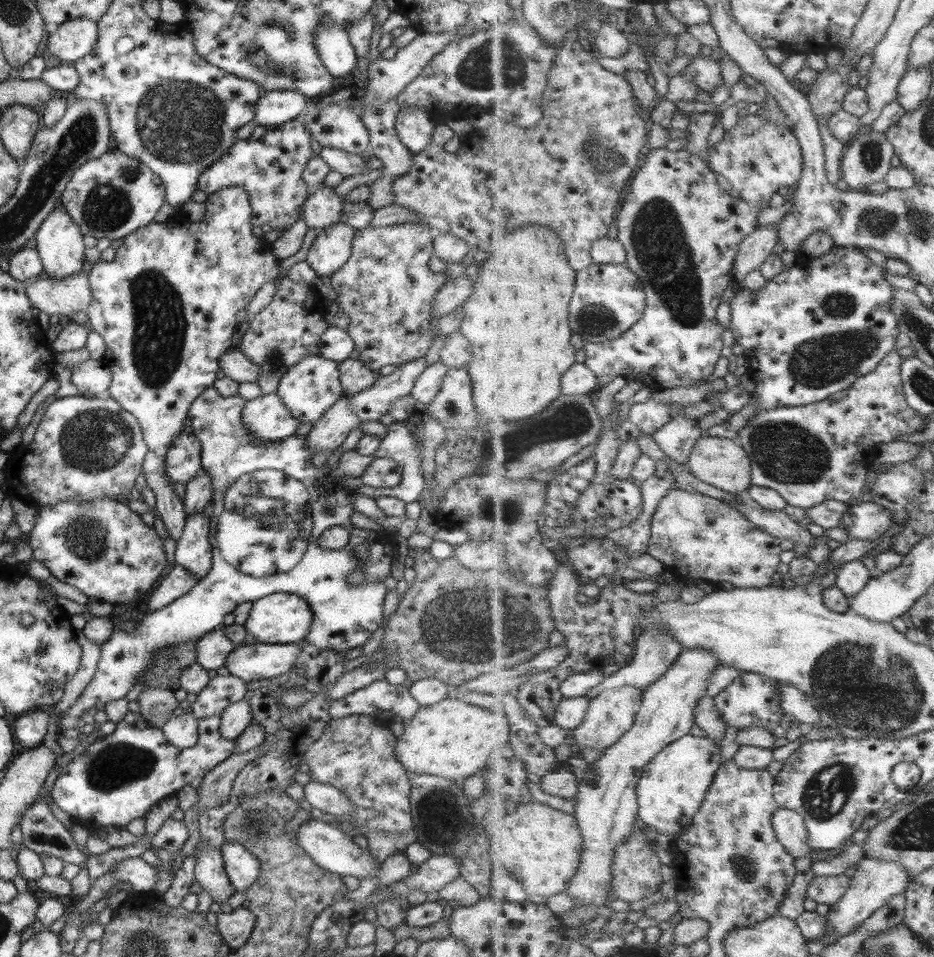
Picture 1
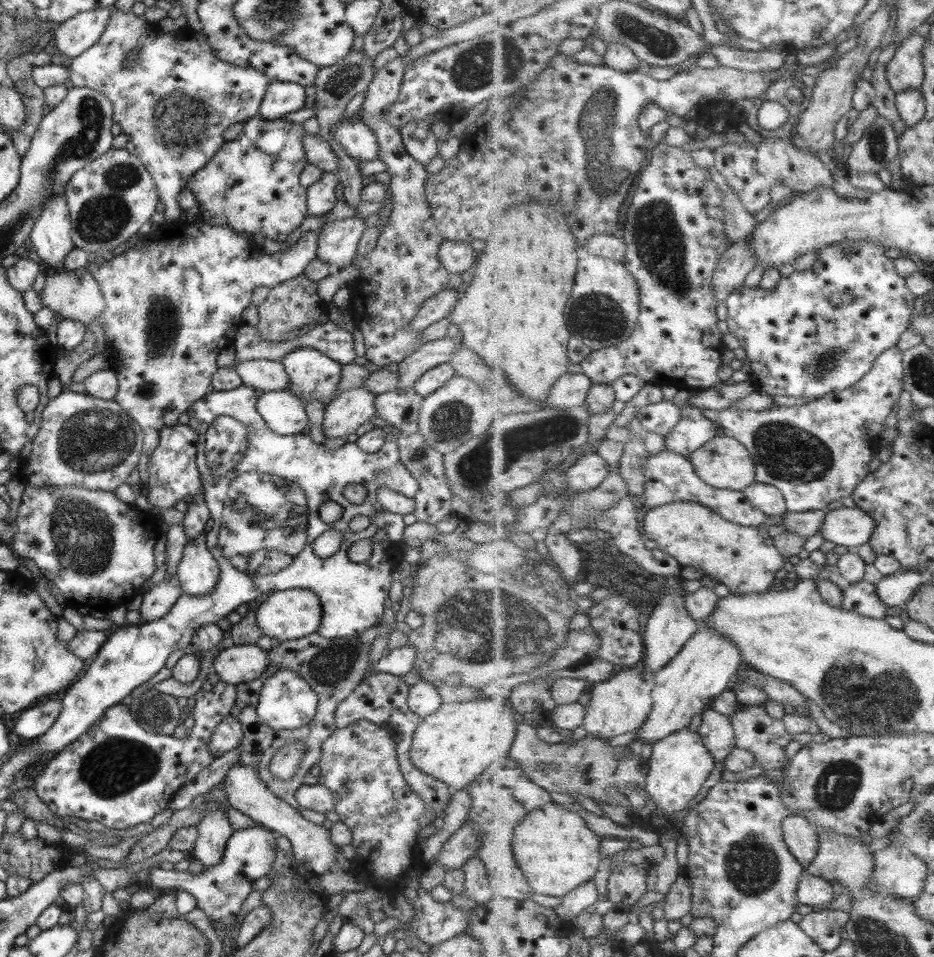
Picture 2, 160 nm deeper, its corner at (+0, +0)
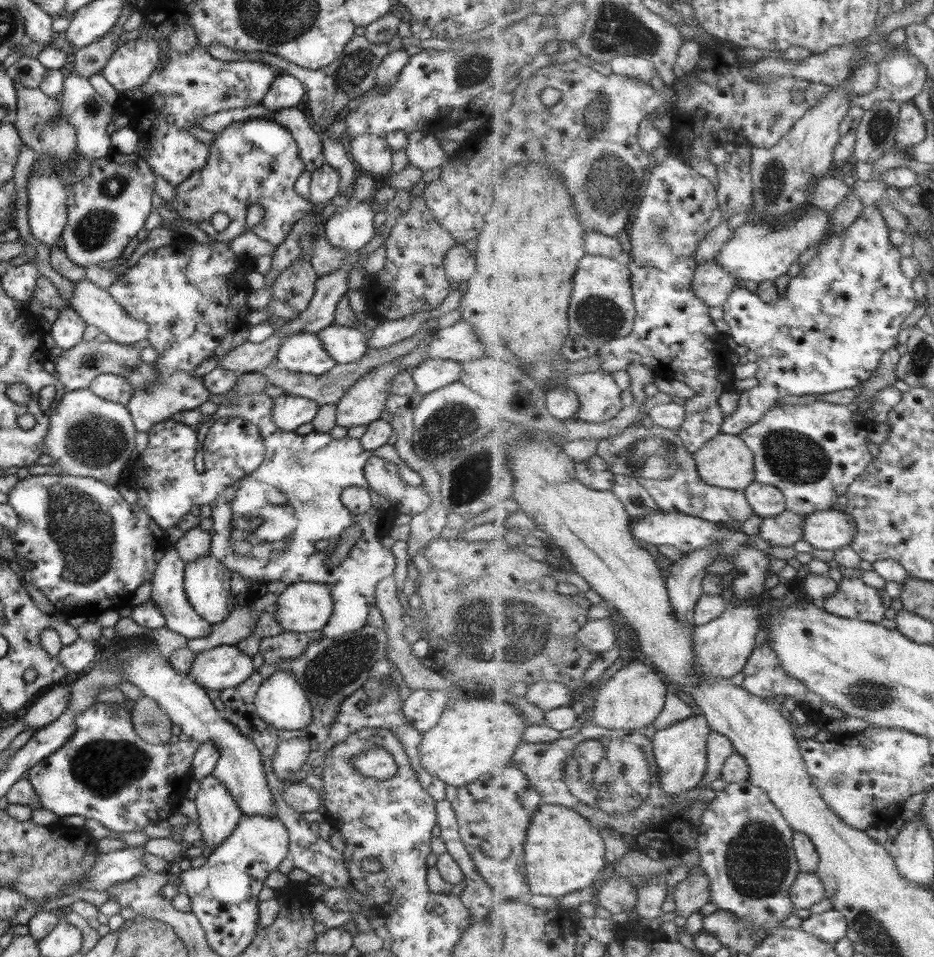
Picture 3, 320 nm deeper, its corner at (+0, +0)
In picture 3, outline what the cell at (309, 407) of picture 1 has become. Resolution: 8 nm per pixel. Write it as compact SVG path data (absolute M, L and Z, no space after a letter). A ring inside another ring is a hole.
M295 331L281 340L274 358L277 364L292 373L325 375L336 364L323 350L316 333Z

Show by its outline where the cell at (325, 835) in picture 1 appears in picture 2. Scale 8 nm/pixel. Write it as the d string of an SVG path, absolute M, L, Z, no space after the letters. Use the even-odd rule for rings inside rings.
M240 759L229 768L227 774L222 778L224 793L229 807L244 814L253 824L261 825L273 833L284 836L292 848L292 859L304 869L321 874L329 870L335 862L334 847L329 840L329 832L322 826L308 822L301 817L298 811L293 810L288 804L271 794L271 791L261 782L255 768L243 766Z

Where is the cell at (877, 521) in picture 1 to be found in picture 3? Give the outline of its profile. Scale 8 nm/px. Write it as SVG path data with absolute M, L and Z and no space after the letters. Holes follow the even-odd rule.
M836 507L805 515L803 530L803 540L815 549L836 551L854 541L857 525L843 508Z

